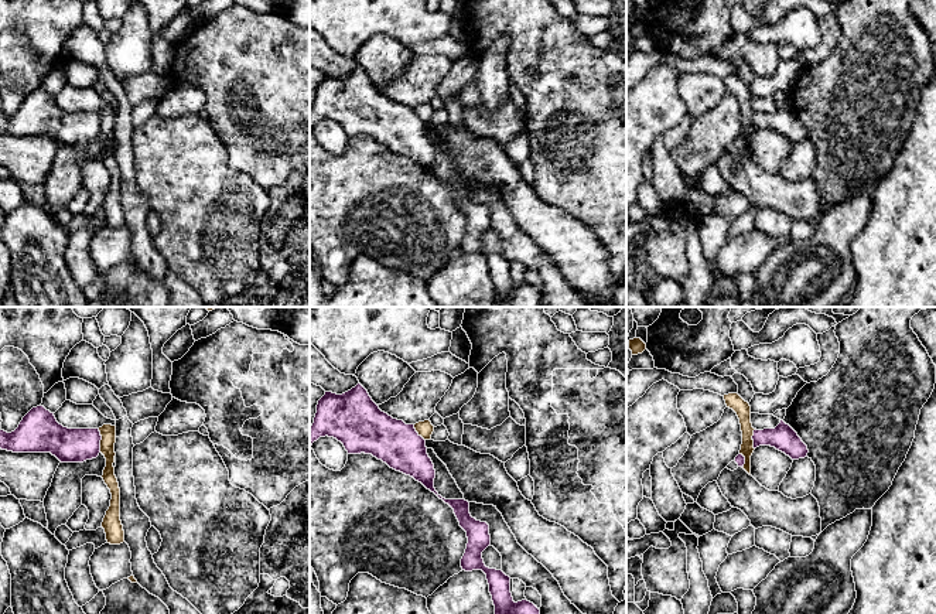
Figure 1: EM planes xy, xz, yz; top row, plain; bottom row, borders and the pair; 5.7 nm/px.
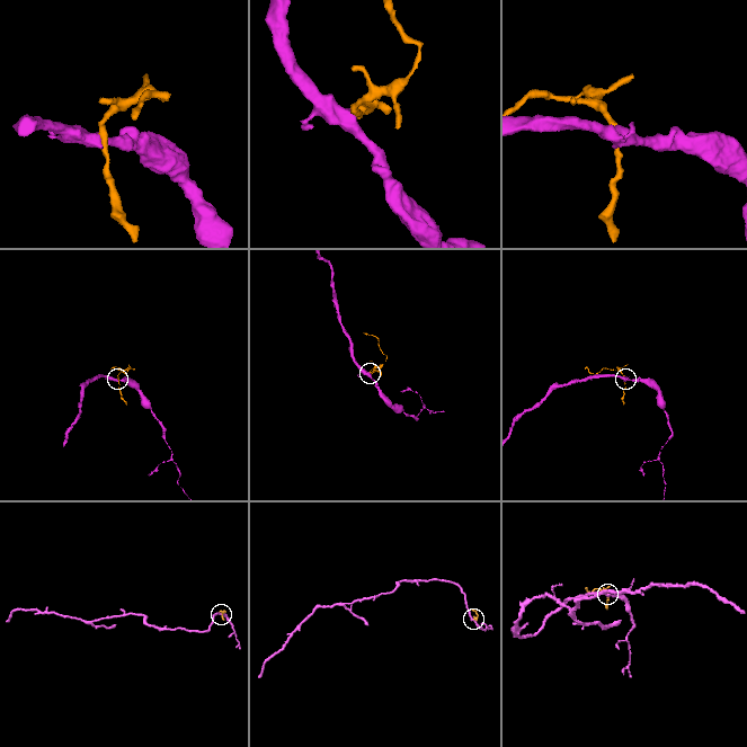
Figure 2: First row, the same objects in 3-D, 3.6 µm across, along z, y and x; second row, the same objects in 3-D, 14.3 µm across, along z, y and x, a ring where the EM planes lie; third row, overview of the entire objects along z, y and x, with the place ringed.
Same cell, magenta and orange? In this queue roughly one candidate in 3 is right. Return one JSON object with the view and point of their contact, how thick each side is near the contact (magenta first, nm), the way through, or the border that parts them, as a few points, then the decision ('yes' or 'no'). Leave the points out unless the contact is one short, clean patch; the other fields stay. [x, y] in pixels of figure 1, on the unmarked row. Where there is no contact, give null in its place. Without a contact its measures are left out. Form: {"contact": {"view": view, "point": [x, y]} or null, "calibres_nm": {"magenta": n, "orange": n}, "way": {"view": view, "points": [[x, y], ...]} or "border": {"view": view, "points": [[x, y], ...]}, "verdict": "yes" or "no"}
{"contact": {"view": "xy", "point": [101, 122]}, "calibres_nm": {"magenta": 190, "orange": 90}, "border": {"view": "xy", "points": [[98, 112], [101, 135]]}, "verdict": "no"}

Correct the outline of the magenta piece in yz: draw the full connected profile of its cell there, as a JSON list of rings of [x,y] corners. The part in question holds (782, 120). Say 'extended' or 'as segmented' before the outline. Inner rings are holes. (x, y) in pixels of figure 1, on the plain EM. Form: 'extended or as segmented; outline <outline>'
as segmented; outline [[[783,103],[775,112],[754,113],[754,132],[759,129],[771,129],[785,136],[792,143],[807,140],[807,129],[797,116]]]

